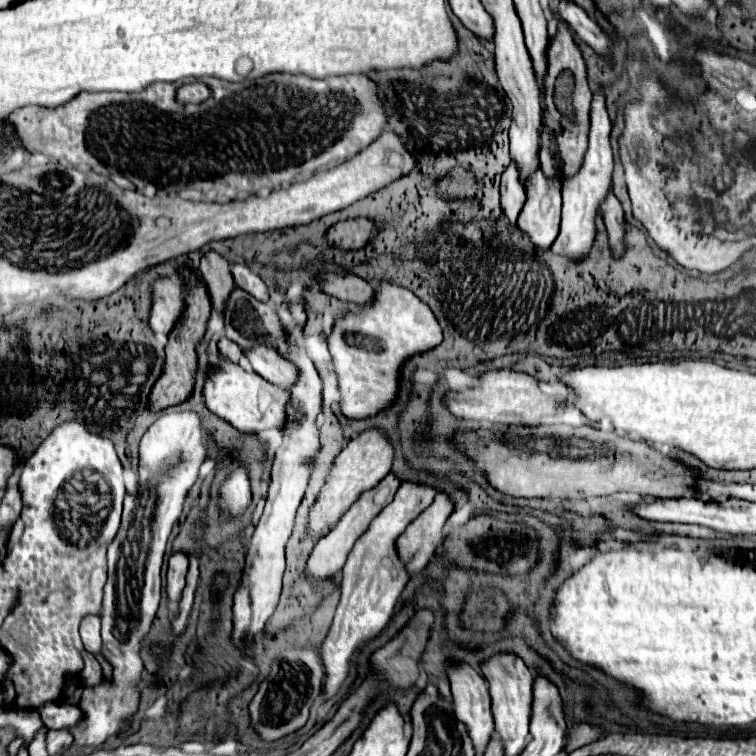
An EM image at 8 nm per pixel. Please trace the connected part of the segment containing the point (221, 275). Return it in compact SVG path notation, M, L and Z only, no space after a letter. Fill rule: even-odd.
M210 250L202 256L200 270L202 270L202 278L206 282L212 306L218 312L224 312L228 292L232 292L232 288L236 286L234 278L232 278L232 272L230 272L230 264L218 252Z

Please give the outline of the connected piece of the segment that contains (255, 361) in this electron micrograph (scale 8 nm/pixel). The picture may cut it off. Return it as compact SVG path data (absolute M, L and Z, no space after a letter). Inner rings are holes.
M258 346L246 352L252 368L256 374L260 374L264 380L290 388L296 382L296 364L288 364L280 354L268 346Z

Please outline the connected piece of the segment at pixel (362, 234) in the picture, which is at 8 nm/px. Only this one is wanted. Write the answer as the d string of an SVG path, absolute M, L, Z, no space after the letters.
M358 216L358 218L346 218L328 228L324 234L328 244L342 248L342 250L360 250L364 248L374 236L378 234L378 226L374 220Z

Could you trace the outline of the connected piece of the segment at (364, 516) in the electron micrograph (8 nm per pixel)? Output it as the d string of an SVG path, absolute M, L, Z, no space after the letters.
M390 472L390 476L384 476L384 480L380 480L374 488L370 488L370 492L364 492L364 494L350 506L350 510L340 518L338 526L336 526L330 534L326 534L326 536L314 546L314 550L312 550L310 560L308 560L308 572L310 572L314 578L328 578L328 576L332 576L332 574L336 574L336 572L342 570L342 566L344 566L344 562L346 562L346 556L348 556L348 552L352 550L354 542L366 532L366 528L370 526L372 518L394 498L398 486L400 486L400 478Z

